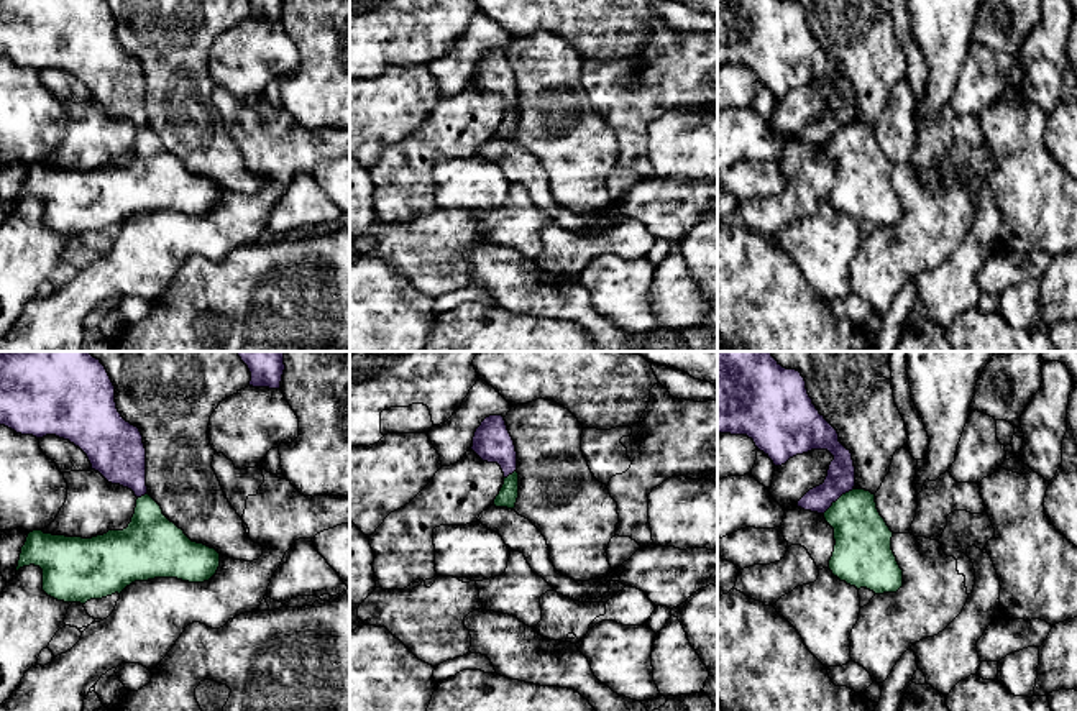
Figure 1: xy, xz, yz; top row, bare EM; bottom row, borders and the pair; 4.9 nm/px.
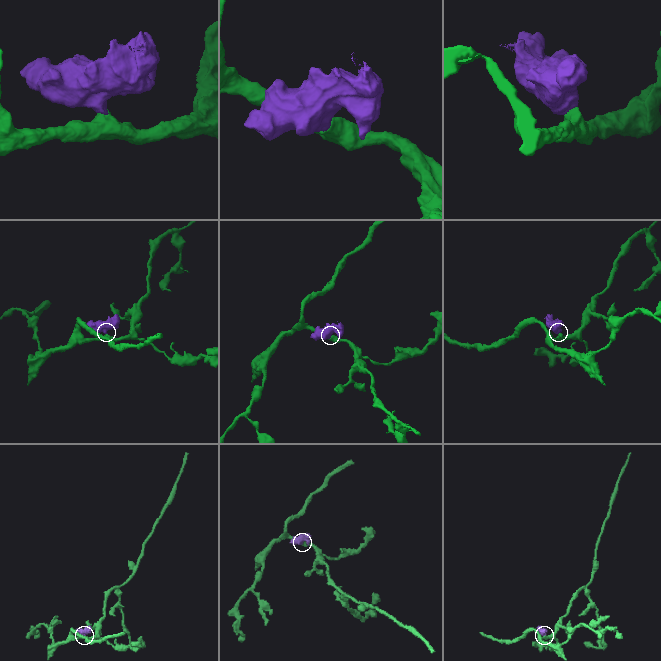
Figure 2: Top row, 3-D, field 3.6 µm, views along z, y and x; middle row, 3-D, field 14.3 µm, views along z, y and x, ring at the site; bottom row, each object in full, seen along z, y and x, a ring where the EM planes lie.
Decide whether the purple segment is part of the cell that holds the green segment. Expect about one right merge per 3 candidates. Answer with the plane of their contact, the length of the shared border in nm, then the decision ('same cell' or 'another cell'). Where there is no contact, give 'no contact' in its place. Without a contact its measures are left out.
contact in yz; length 200 nm; another cell

